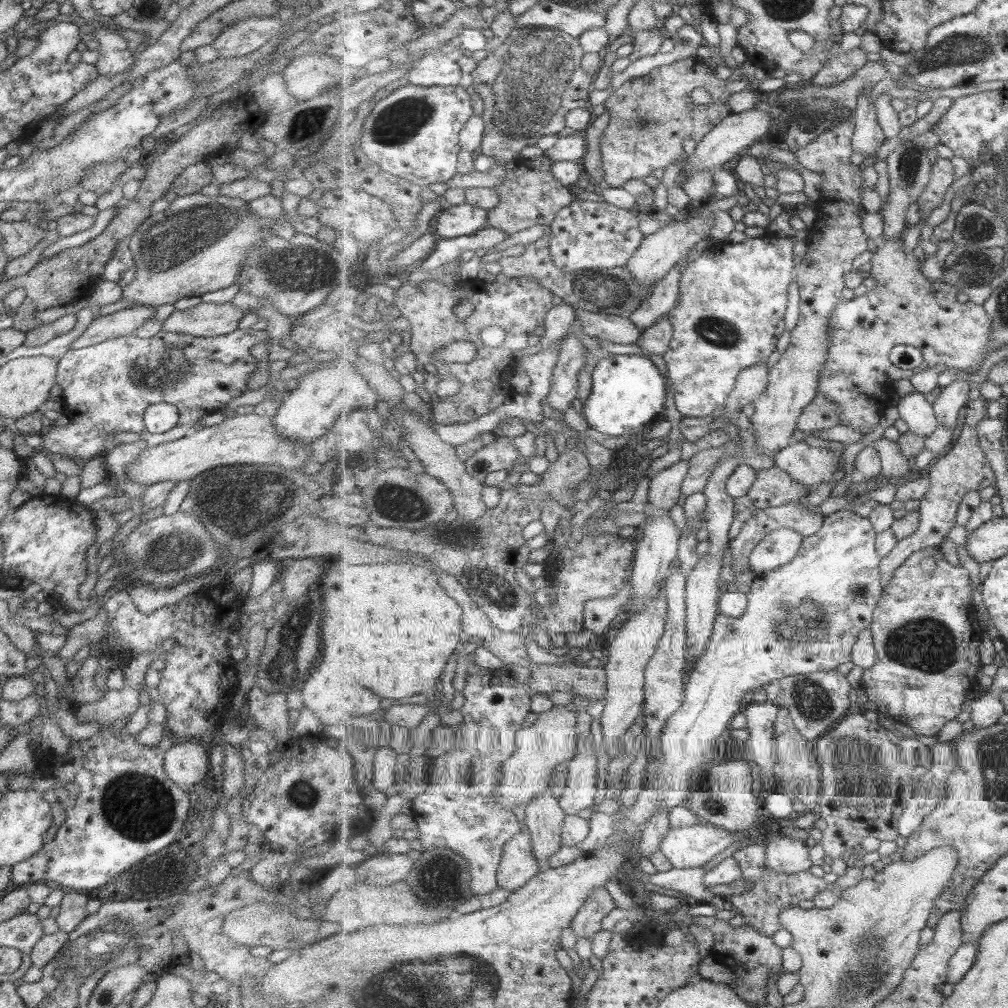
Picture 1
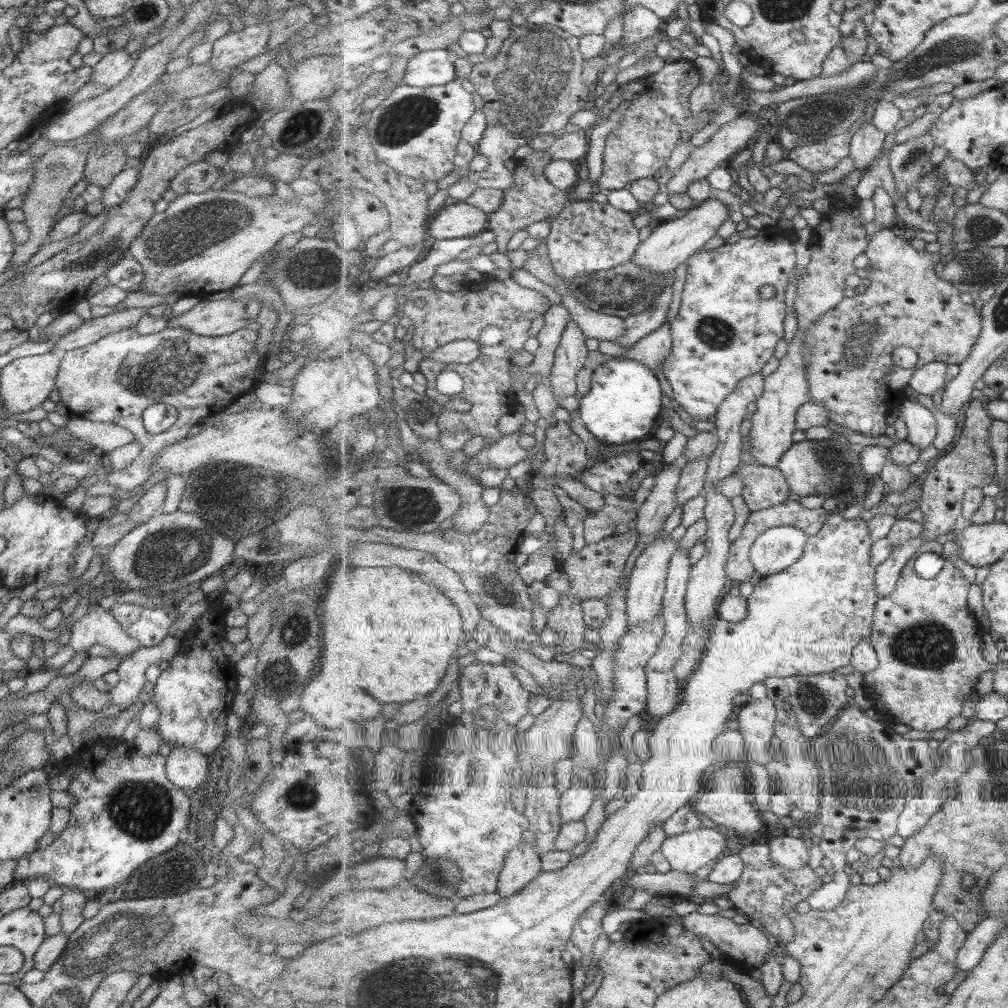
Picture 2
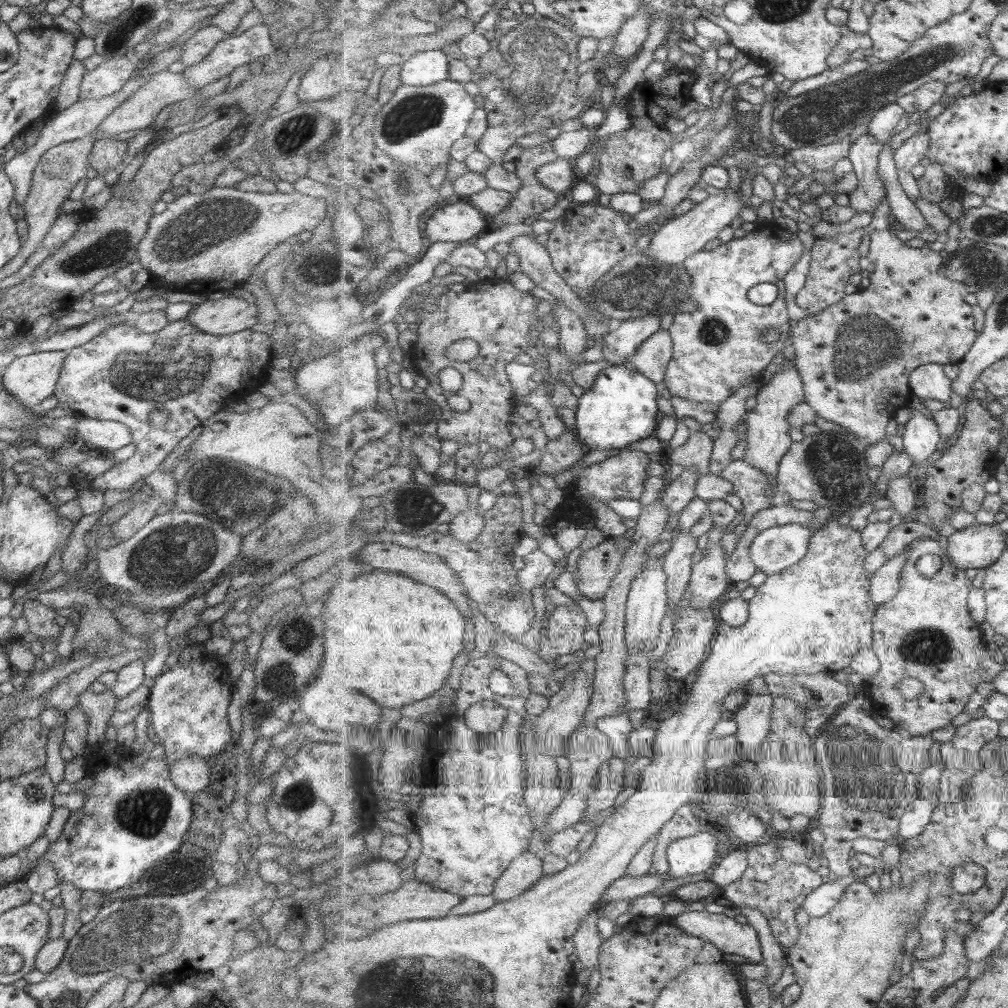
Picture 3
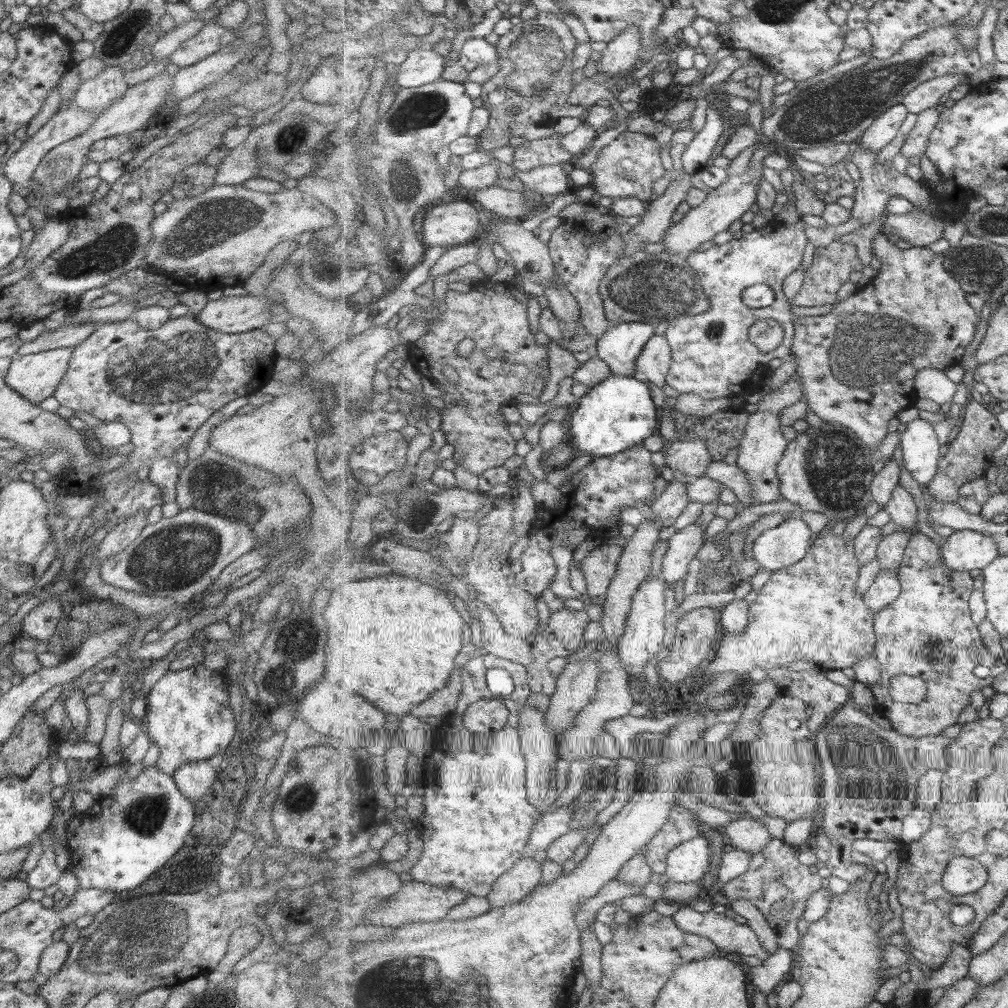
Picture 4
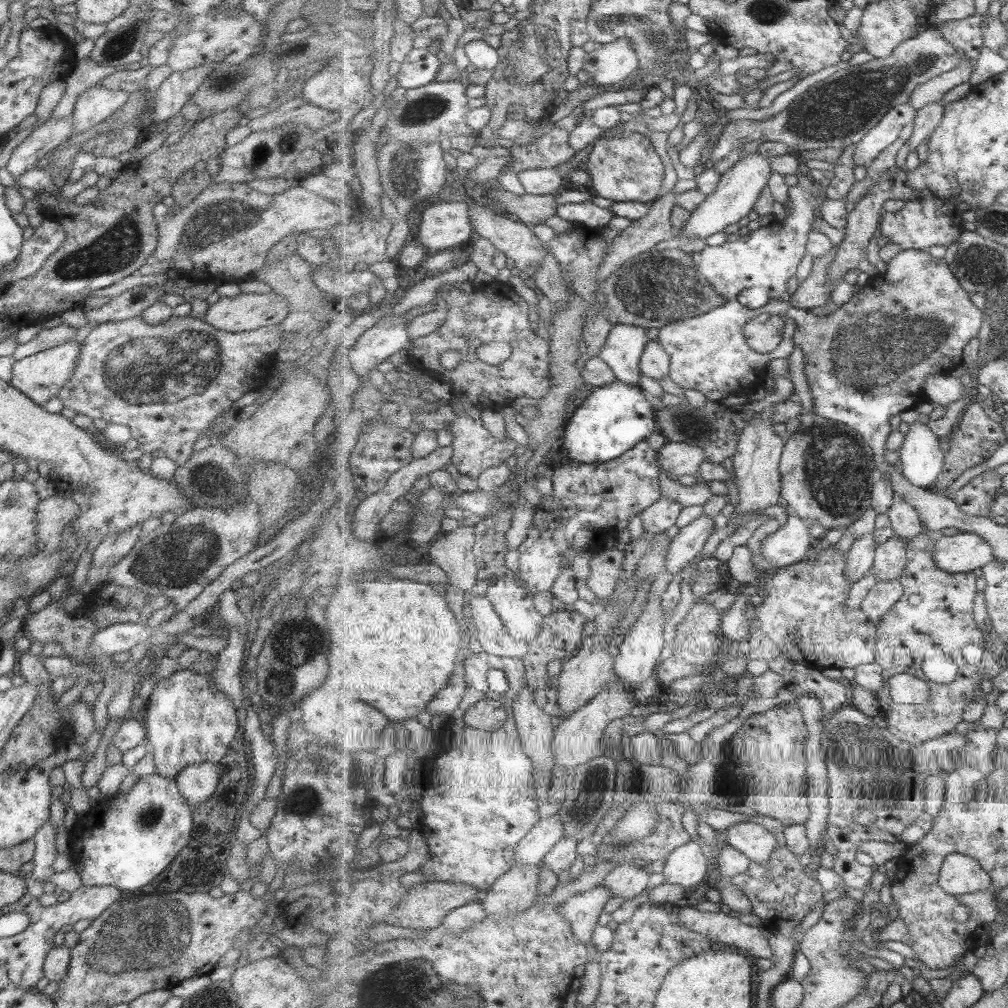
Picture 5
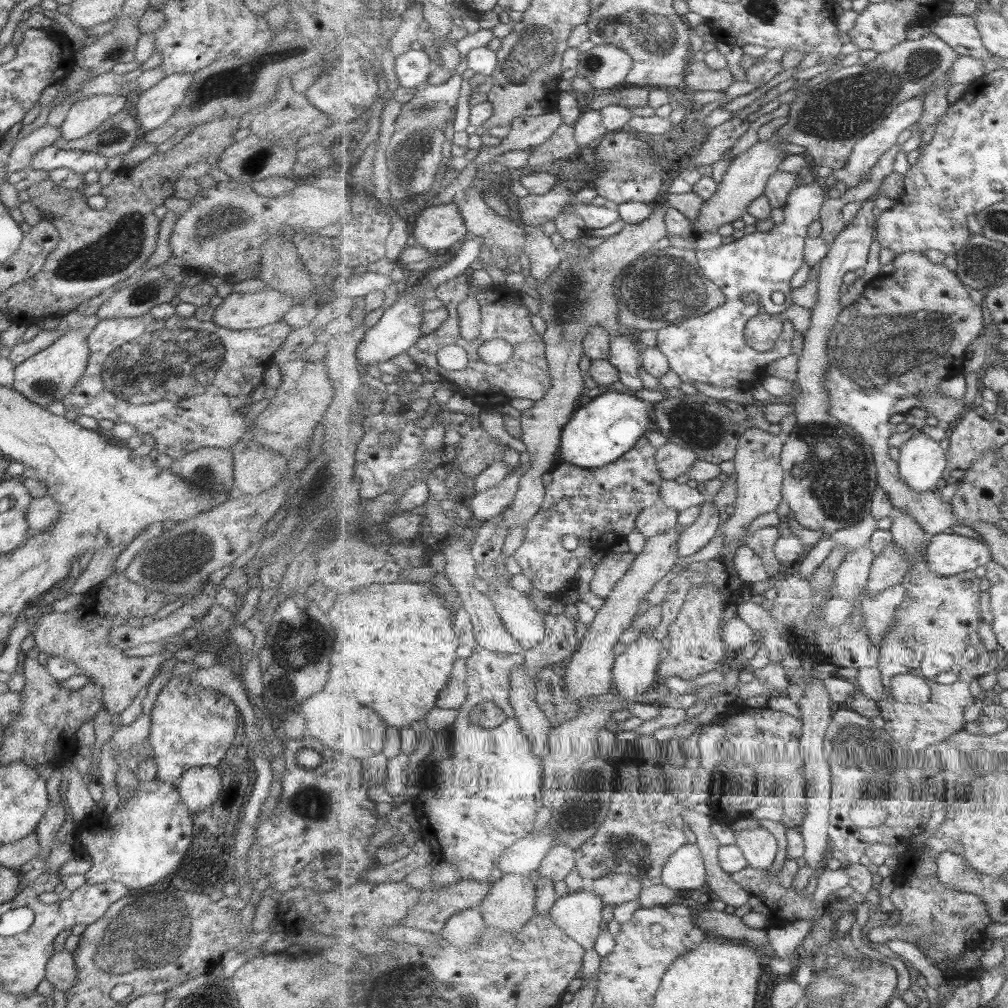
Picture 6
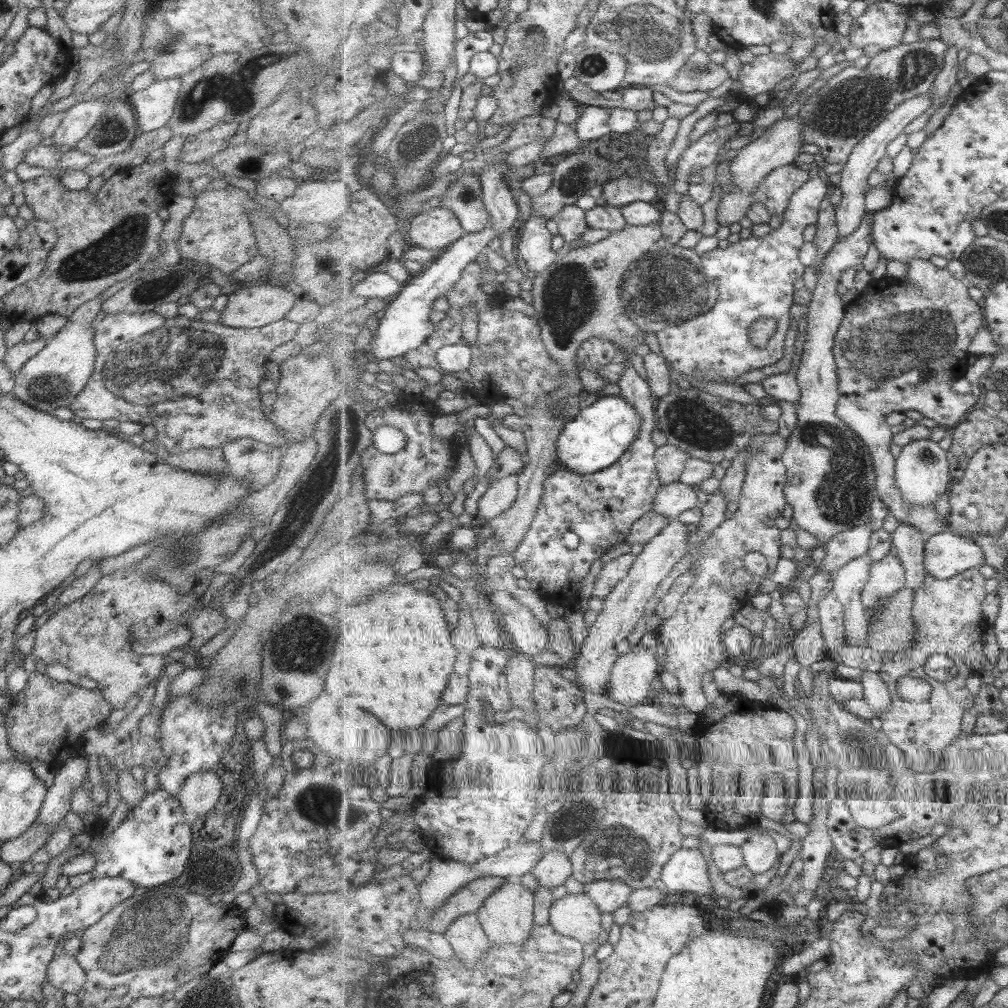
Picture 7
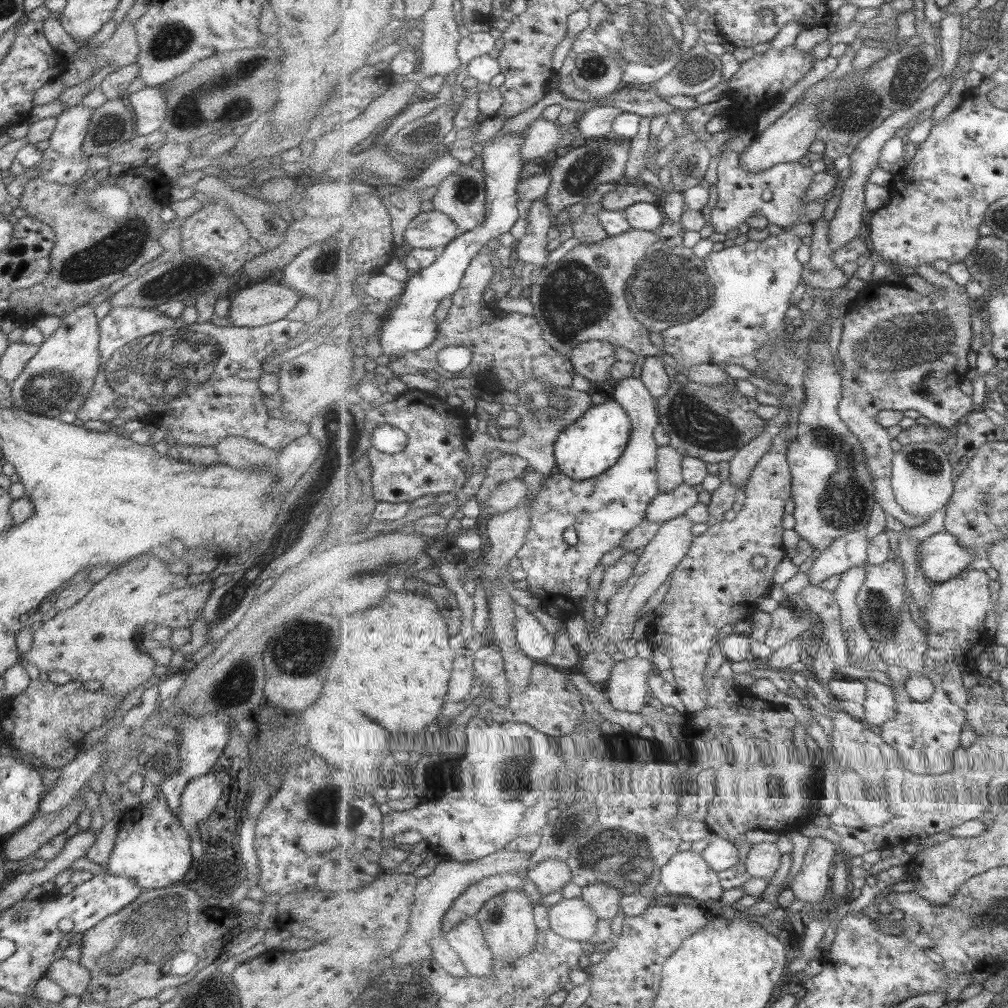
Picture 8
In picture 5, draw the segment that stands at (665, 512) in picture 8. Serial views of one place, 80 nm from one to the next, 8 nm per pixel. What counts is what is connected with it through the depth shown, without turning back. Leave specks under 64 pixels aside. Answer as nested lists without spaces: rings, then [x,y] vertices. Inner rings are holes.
[[[665,471],[661,476],[661,484],[663,484],[663,496],[679,500],[684,508],[691,506],[704,508],[707,502],[715,496],[709,481],[700,480],[694,485],[683,486],[677,480],[673,481],[668,478]]]

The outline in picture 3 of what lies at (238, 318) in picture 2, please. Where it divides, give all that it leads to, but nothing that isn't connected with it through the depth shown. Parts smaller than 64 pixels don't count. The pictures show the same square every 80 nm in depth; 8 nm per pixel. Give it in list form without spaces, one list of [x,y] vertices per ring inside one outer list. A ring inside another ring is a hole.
[[[226,295],[217,300],[205,299],[195,305],[184,318],[199,332],[226,335],[257,323],[257,309],[241,297]]]

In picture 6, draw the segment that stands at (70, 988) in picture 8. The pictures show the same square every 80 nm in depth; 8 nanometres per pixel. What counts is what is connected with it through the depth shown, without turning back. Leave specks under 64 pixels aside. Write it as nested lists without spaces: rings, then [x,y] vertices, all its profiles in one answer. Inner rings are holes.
[[[65,949],[55,951],[46,962],[45,980],[65,992],[77,980],[72,953]]]

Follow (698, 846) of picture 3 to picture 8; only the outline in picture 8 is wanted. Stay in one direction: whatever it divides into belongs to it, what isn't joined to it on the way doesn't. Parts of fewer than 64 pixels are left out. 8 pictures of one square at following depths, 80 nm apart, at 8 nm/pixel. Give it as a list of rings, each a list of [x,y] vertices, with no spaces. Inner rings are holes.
[[[690,849],[679,851],[662,868],[661,883],[669,893],[669,900],[686,894],[691,902],[719,900],[723,885],[719,873],[711,868],[702,853]]]

